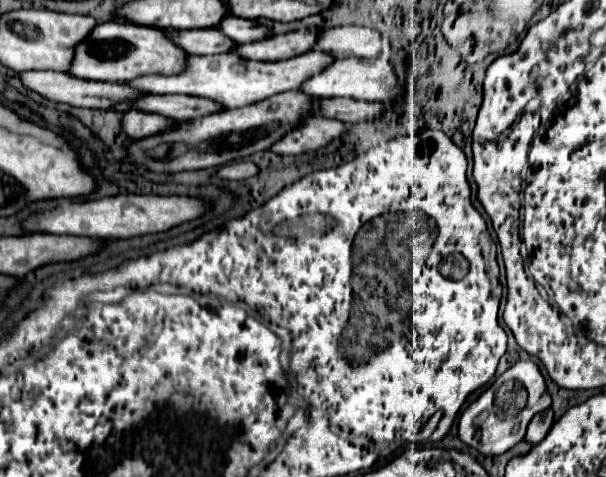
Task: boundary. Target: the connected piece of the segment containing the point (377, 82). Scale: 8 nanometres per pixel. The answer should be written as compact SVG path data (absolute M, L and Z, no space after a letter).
M335 59L327 69L309 77L301 83L299 91L313 97L351 97L359 101L387 101L393 99L399 89L399 79L393 73L393 67L377 67L377 59Z

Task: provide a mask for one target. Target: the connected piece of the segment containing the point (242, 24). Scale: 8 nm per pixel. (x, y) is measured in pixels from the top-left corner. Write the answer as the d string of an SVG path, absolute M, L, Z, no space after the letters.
M227 15L219 21L217 29L227 35L231 41L235 41L237 45L239 43L251 43L253 39L265 39L269 35L267 27L253 21L253 19L241 19L241 17L233 17L233 15Z

